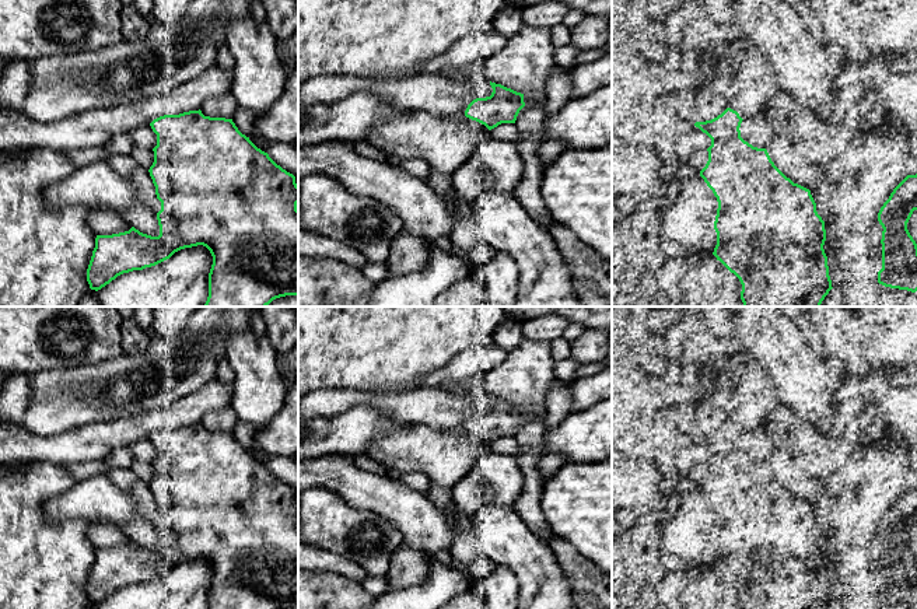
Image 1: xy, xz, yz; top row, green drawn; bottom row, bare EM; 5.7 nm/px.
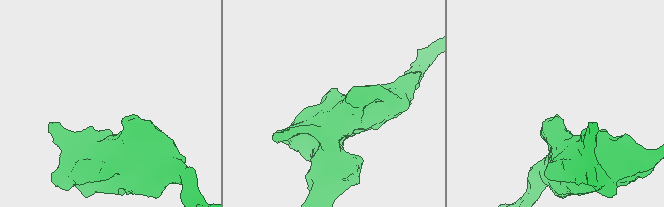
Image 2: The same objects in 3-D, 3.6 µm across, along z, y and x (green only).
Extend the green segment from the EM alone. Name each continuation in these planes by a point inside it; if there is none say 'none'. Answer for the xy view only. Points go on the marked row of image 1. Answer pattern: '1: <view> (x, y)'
none

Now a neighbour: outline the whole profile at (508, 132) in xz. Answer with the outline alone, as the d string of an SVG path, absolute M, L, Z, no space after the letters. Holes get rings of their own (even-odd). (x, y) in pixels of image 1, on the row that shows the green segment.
M501 123L489 132L489 137L494 140L507 140L519 144L521 134L514 123Z

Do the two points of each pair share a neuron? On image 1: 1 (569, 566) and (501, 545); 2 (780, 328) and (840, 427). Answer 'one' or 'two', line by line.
1: two
2: one

